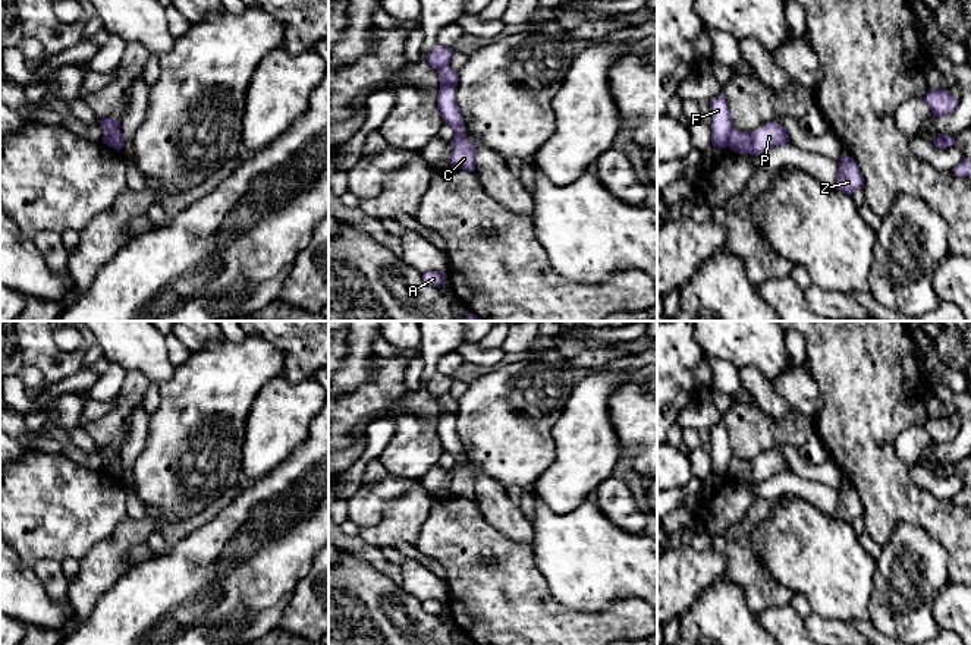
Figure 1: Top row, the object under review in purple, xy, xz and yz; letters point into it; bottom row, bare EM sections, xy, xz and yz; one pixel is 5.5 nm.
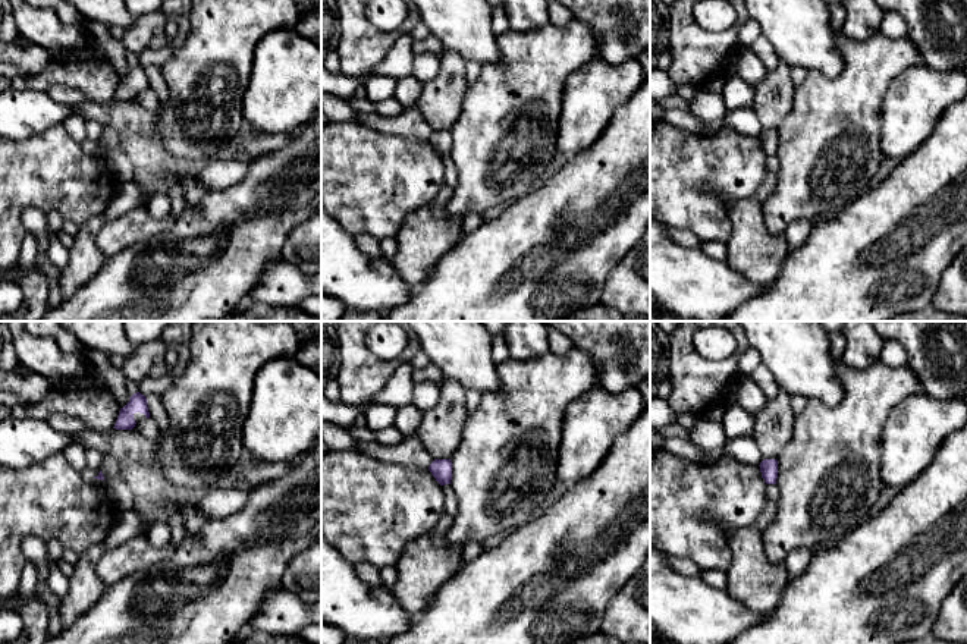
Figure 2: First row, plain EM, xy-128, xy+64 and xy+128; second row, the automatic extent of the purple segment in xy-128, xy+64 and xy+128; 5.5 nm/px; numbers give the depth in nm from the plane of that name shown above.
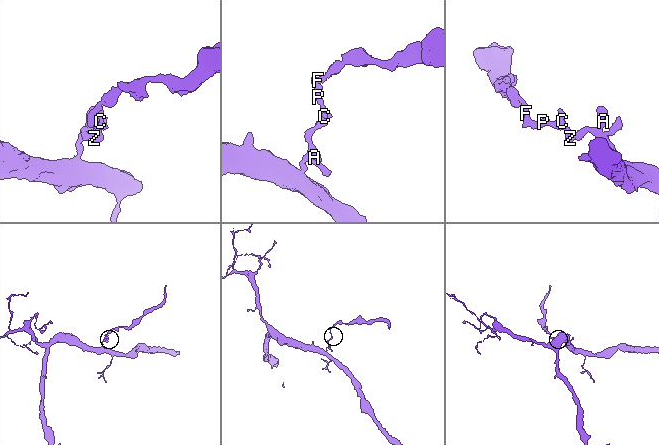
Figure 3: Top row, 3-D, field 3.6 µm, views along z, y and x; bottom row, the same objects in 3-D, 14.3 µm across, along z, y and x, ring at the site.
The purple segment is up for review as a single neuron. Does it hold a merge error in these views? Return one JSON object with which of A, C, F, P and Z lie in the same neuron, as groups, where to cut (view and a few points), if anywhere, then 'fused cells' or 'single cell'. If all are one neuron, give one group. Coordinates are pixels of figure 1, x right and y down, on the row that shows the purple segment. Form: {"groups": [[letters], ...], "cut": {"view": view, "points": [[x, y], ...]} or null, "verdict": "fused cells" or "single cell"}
{"groups": [["A", "C", "P", "Z"], ["F"]], "cut": {"view": "yz", "points": [[734, 128], [728, 145]]}, "verdict": "fused cells"}

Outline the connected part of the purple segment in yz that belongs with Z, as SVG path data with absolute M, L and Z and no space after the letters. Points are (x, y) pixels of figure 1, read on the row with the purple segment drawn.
M840 154L838 191L851 195L854 191L864 186L864 177L860 166L852 157Z

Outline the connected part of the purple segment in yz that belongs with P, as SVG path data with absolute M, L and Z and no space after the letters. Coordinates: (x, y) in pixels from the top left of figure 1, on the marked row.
M767 122L755 130L733 129L729 138L729 150L757 157L786 142L791 142L786 129L776 122Z

